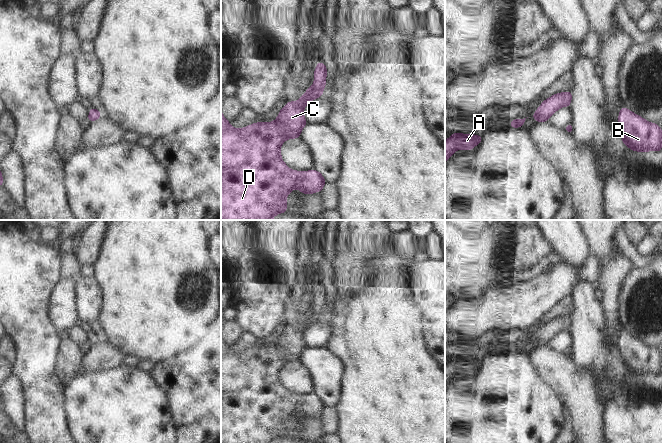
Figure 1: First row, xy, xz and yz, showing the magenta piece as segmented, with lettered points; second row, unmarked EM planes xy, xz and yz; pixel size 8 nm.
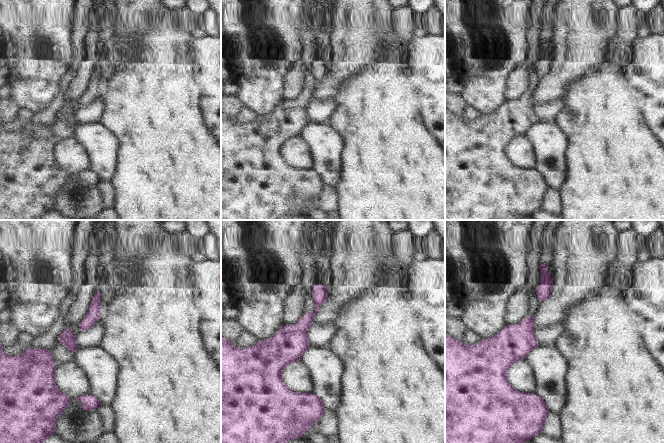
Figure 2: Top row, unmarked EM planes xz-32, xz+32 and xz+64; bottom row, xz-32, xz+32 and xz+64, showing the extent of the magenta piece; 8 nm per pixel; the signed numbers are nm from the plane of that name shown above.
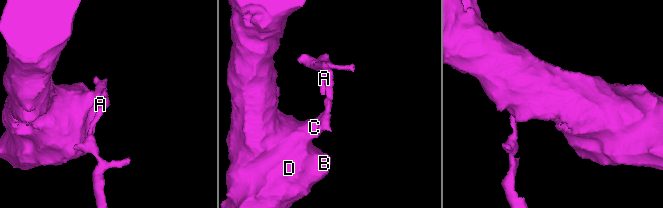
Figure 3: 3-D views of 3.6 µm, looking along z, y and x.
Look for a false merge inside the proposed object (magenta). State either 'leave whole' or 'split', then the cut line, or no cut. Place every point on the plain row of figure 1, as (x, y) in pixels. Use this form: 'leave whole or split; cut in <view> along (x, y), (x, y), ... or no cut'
split; cut in xz along (312, 309), (313, 315), (307, 323), (307, 327)

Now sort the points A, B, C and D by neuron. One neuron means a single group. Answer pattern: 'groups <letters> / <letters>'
groups A / B C D

